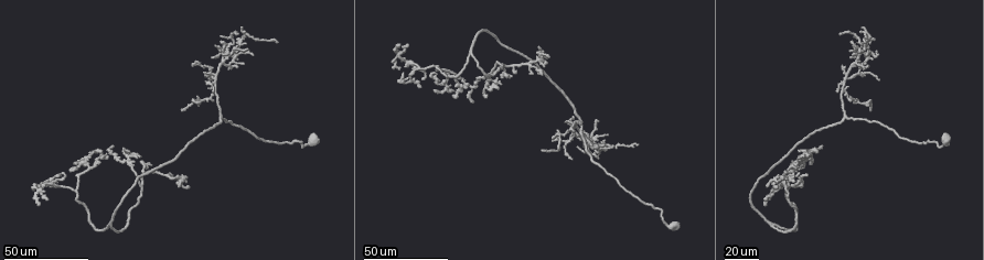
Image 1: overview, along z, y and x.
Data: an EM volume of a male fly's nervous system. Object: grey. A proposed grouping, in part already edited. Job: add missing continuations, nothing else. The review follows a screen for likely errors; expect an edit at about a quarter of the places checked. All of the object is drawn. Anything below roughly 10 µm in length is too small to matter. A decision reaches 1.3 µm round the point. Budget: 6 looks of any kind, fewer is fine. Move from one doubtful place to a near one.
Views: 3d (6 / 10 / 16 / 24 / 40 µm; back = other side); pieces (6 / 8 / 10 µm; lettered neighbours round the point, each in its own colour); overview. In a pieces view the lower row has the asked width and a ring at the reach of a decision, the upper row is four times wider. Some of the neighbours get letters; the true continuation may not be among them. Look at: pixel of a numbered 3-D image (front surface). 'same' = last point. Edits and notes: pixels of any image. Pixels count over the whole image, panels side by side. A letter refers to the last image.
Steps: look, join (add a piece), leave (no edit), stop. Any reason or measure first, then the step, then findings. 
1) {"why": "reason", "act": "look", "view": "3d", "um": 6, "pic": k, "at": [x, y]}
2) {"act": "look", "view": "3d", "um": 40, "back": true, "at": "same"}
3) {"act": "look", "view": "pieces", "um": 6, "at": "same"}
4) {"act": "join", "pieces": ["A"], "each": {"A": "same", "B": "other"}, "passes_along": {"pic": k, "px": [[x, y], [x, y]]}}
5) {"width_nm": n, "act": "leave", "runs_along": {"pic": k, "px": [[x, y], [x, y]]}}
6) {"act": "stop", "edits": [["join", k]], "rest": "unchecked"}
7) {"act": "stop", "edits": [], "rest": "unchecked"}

{"why": "thin end", "act": "look", "view": "3d", "um": 40, "pic": 1, "at": [93, 152]}

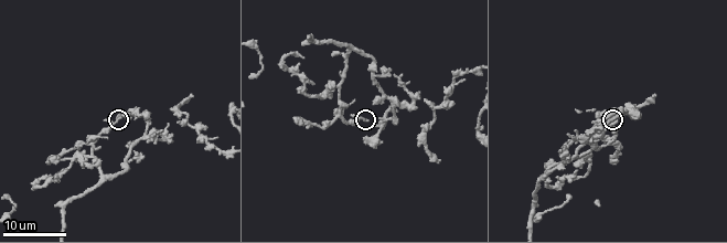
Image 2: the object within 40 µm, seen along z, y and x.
{"why": "see the neighbours", "act": "look", "view": "pieces", "um": 6, "pic": 2, "at": [119, 119]}

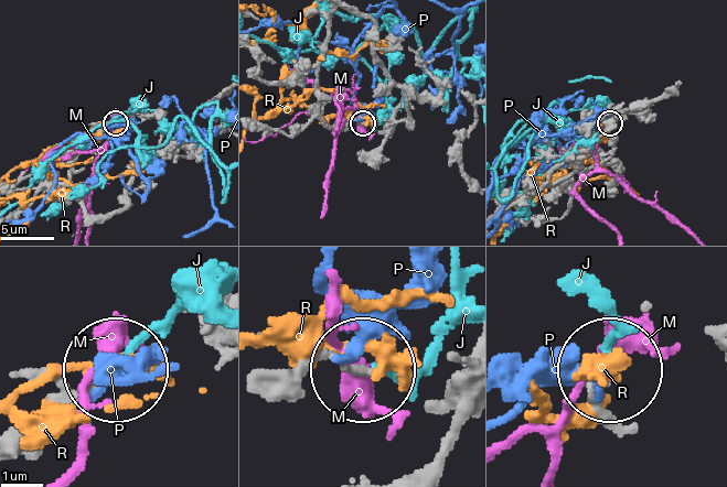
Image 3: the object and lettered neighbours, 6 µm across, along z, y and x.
{"width_nm": 170, "act": "leave", "each": {"J": "other", "M": "other", "P": "other", "R": "other"}, "found": "none of them fits"}

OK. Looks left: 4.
{"why": "an open end", "act": "look", "view": "3d", "um": 24, "pic": 2, "at": [424, 100]}

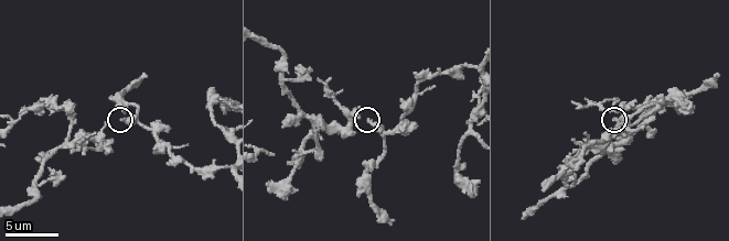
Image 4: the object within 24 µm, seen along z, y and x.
{"act": "look", "view": "pieces", "um": 8, "pic": 4, "at": [369, 120]}

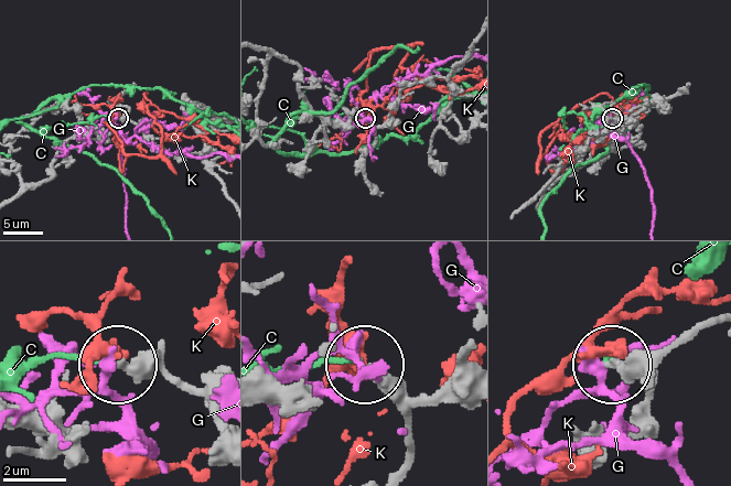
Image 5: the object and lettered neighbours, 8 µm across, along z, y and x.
{"act": "leave", "each": {"C": "other", "G": "other", "K": "other"}, "found": "none of them fits"}

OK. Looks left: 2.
{"why": "branch stops here", "act": "look", "view": "3d", "um": 24, "pic": 1, "at": [529, 74]}

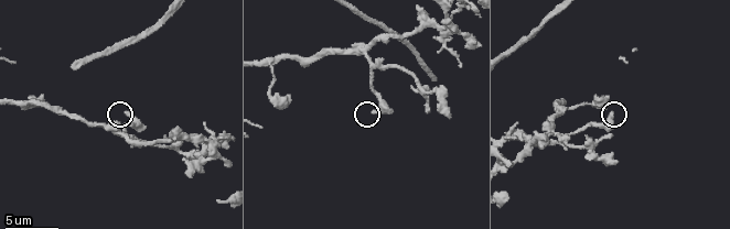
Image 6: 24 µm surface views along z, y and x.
{"act": "look", "view": "pieces", "um": 10, "pic": 6, "at": [128, 112]}

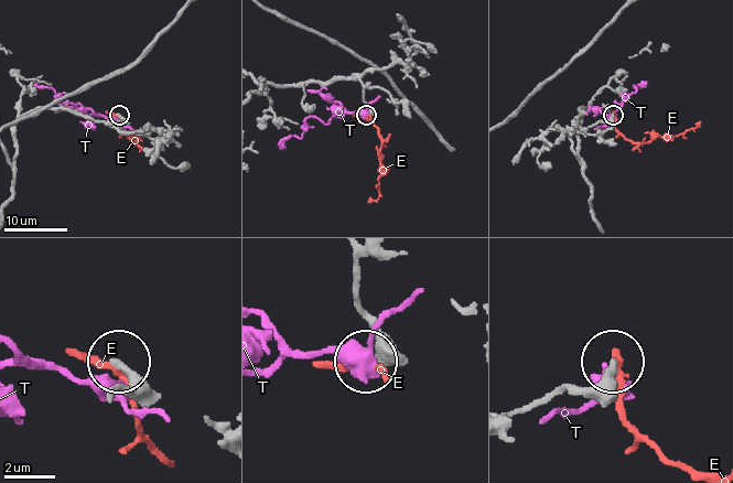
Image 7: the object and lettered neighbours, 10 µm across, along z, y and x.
{"act": "leave", "each": {"E": "other", "T": "other"}, "runs_along": {"pic": 7, "px": [[513, 411], [589, 388], [612, 363]]}, "found": "no lettered piece goes on from it"}

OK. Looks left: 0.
{"act": "stop", "edits": [], "rest": "unchecked"}

